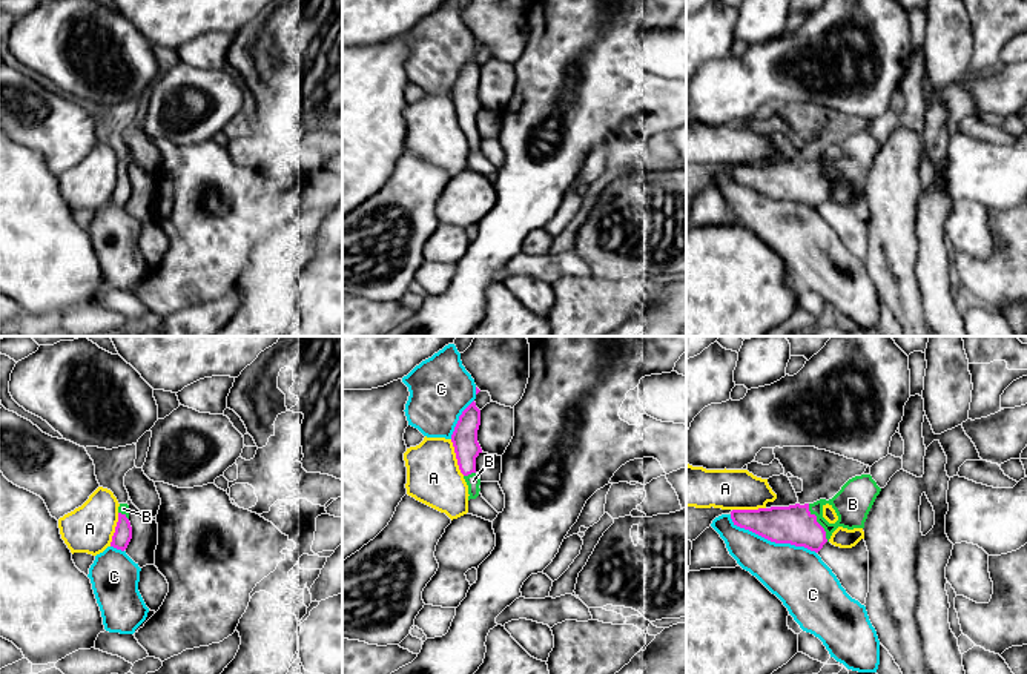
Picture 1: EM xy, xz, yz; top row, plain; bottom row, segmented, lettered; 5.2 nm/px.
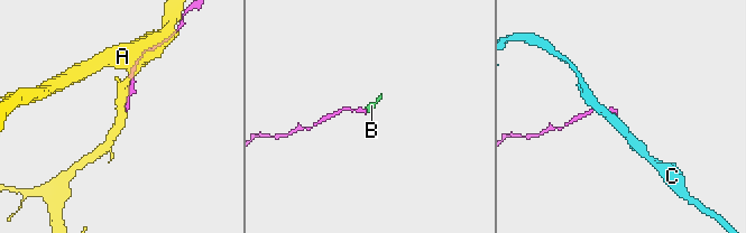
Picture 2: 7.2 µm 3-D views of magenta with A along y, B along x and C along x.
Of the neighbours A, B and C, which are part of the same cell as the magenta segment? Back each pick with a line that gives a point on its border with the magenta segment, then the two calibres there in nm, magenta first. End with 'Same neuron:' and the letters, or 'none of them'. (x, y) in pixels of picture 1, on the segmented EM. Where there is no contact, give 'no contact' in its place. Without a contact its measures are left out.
B: yz (817, 522) | 200/190 nm
Same neuron: B

